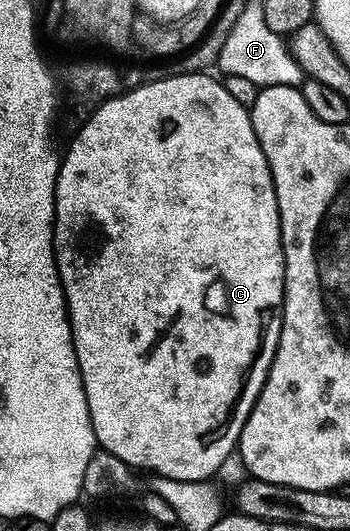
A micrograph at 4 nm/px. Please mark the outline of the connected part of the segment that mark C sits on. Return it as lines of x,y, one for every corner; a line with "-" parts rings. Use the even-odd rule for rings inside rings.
203,72
146,80
141,86
95,106
61,155
54,193
54,259
66,294
66,309
70,311
76,360
97,445
135,471
151,470
154,476
190,482
213,479
226,457
235,453
240,432
270,372
278,347
284,288
280,212
268,160
260,148
260,140
256,140
249,109
240,105
219,79
217,82
210,76

